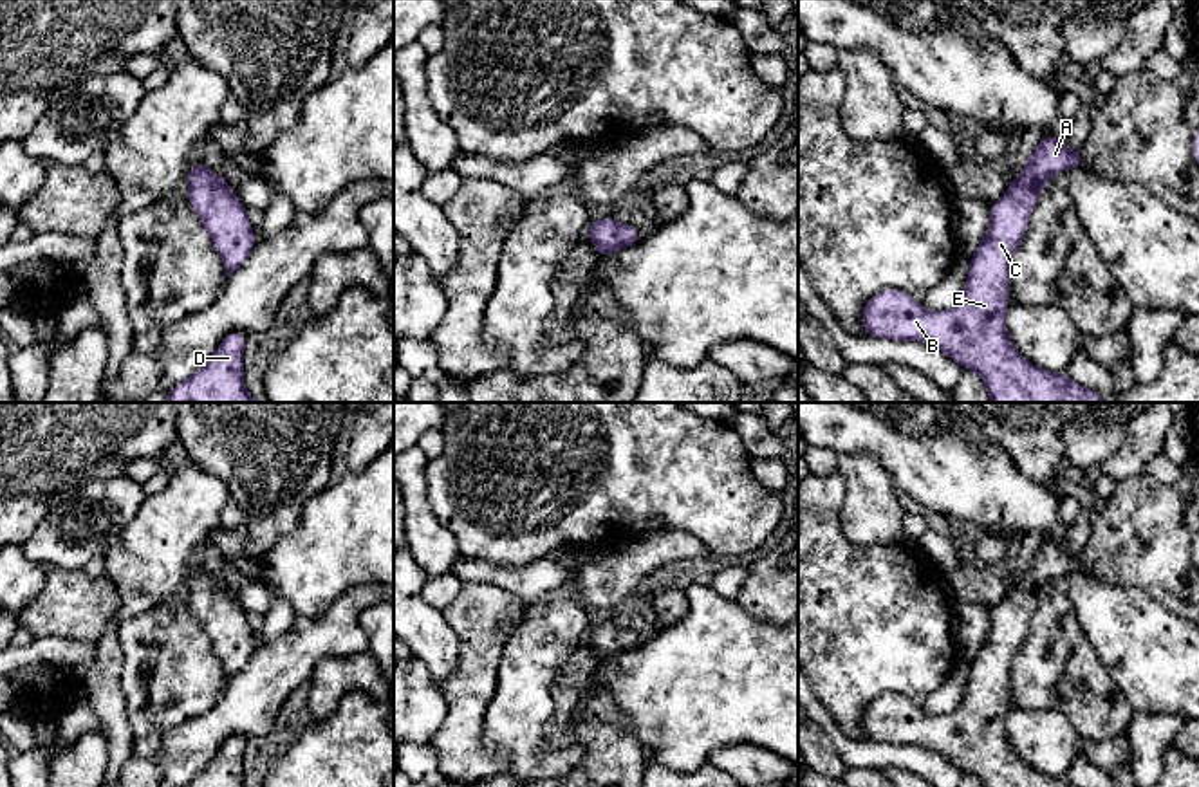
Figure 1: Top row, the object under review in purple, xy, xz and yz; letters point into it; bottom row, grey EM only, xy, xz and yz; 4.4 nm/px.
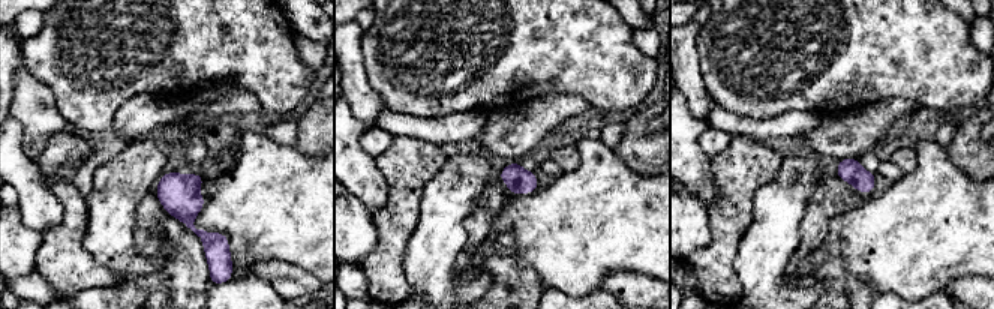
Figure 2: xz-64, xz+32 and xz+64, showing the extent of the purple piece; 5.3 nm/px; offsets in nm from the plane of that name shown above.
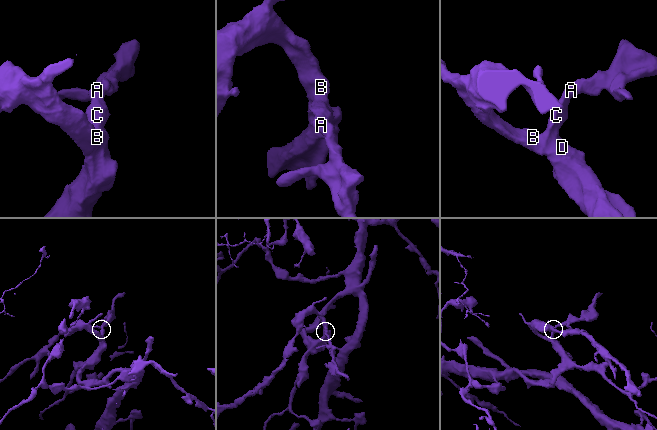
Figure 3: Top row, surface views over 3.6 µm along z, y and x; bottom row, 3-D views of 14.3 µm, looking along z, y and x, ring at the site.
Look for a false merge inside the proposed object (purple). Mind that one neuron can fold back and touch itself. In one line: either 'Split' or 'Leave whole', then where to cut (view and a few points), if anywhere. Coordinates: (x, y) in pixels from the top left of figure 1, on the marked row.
Leave whole. No split

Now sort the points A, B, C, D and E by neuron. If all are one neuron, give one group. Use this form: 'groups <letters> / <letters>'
groups A B C D E

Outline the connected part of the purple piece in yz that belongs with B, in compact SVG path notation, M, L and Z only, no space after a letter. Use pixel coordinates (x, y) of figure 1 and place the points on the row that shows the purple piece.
M1042 135L1029 152L1022 175L1009 182L1006 193L990 204L990 226L970 258L970 271L961 300L946 310L930 312L921 301L896 287L887 287L867 300L861 310L865 336L892 341L921 341L952 357L959 368L975 370L991 403L1105 403L1105 399L1071 381L1067 372L1053 374L1027 363L1006 330L1009 307L1011 262L1026 235L1029 215L1051 177L1083 166L1080 150L1071 150L1055 135Z

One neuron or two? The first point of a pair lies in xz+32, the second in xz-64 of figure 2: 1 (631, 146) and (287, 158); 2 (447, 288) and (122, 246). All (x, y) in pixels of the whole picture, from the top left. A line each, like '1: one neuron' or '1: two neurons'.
1: two neurons
2: one neuron

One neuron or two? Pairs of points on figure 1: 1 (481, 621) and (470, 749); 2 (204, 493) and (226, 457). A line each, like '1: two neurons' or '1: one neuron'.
1: one neuron
2: two neurons

